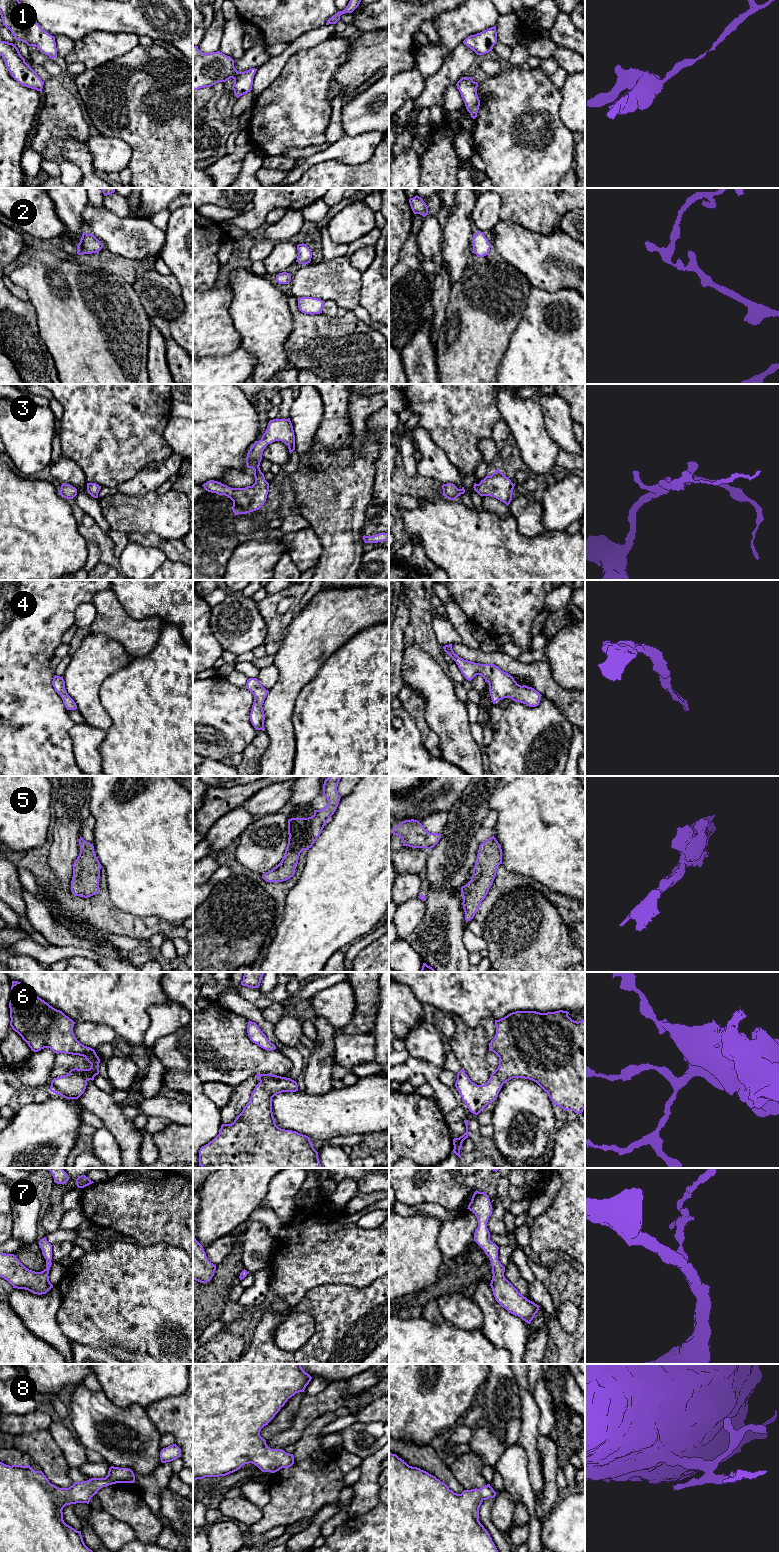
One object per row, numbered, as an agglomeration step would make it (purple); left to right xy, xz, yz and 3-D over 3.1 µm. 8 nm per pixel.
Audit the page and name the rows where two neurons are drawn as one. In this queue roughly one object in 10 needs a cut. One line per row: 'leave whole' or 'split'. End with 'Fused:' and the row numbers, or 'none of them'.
1: leave whole
2: leave whole
3: leave whole
4: leave whole
5: leave whole
6: leave whole
7: leave whole
8: leave whole
Fused: none of them

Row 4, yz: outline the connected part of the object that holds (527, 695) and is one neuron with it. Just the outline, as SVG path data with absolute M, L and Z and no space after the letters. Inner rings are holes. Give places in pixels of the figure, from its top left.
M452 644L443 646L444 651L456 662L465 679L471 681L476 675L481 675L489 683L489 692L493 704L504 698L536 707L541 700L541 694L532 687L519 685L514 678L494 664L480 664L464 660L454 653Z

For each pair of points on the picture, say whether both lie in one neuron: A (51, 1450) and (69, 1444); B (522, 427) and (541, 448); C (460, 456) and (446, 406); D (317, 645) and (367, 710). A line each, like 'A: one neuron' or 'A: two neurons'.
A: two neurons
B: one neuron
C: one neuron
D: two neurons

